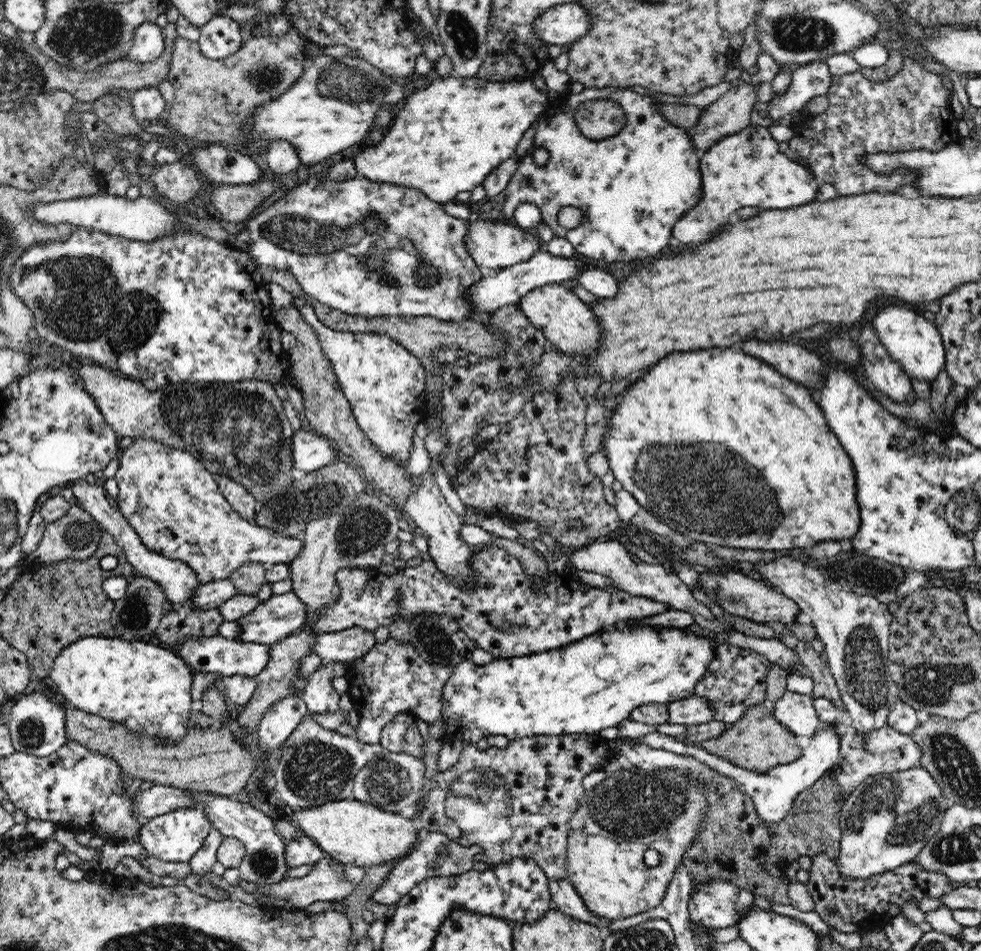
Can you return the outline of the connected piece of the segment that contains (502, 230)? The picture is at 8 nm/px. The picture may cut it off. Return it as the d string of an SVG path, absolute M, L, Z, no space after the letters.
M479 214L476 218L468 218L467 234L464 245L473 262L483 270L498 270L527 262L536 252L545 249L545 245L533 233L522 231L512 221L494 219Z

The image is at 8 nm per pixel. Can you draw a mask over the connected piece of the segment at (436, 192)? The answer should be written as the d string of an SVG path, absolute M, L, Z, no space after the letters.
M433 76L427 87L414 90L410 96L404 96L404 106L394 116L388 134L378 142L369 141L357 146L351 158L356 171L362 177L374 182L416 189L434 202L444 204L454 201L458 192L474 190L496 166L514 155L524 132L549 105L548 97L536 91L534 82L528 79L494 81L478 76Z

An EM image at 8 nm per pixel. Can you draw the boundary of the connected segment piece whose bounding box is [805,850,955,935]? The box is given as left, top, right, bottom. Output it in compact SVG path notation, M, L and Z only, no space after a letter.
M819 850L811 857L807 870L806 888L815 902L815 911L829 924L834 924L842 932L858 932L863 935L883 926L899 914L907 902L919 903L922 898L941 898L951 892L953 879L941 872L932 872L920 866L915 860L897 869L885 871L882 875L868 878L850 878L841 874L839 856L828 856L826 850Z

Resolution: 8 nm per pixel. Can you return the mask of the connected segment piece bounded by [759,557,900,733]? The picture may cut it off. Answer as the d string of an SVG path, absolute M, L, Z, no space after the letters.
M792 557L760 562L760 576L765 578L765 583L784 593L799 606L801 612L805 612L811 618L811 624L816 627L818 638L824 643L823 656L836 681L836 688L843 703L845 717L847 717L854 729L860 733L868 733L879 730L888 722L888 714L898 704L899 690L888 672L889 636L894 614L888 611L888 606L876 599L871 594L860 594L858 589L835 579L830 579L824 572L806 566Z

